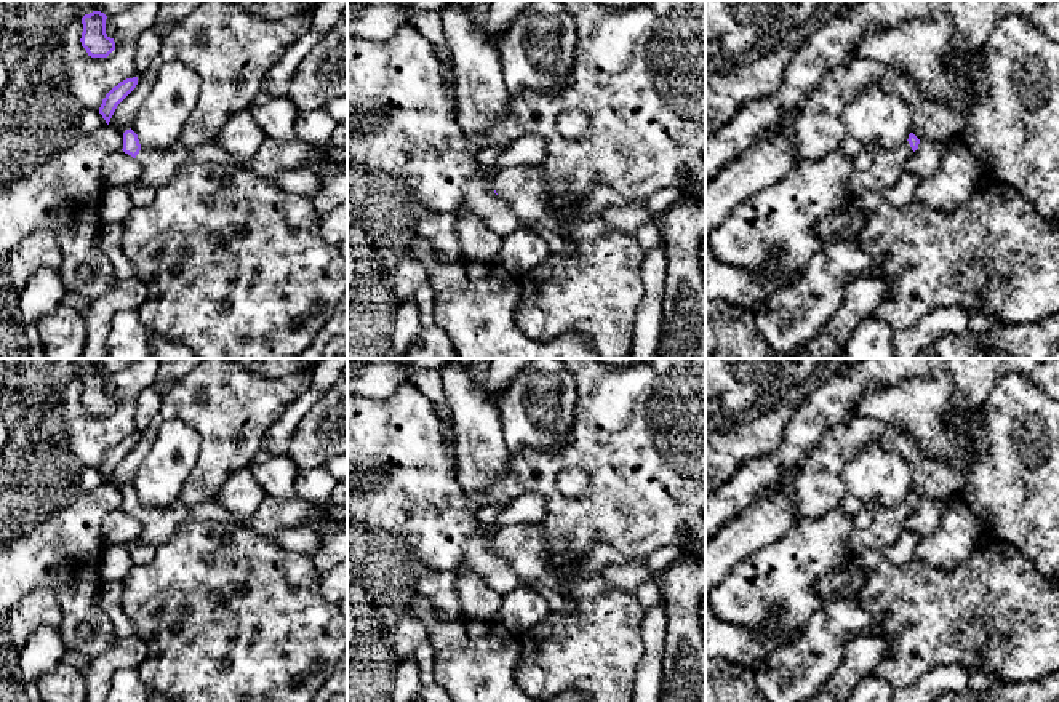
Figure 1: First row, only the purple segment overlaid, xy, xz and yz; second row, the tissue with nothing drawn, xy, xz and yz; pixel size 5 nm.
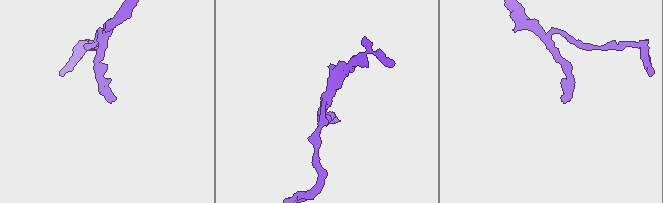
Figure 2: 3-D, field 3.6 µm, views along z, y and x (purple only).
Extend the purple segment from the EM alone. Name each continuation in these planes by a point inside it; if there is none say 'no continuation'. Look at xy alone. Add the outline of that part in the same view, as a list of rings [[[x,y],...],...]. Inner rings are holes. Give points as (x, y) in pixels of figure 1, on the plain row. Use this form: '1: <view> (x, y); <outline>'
1: xy (159, 523); [[[181,499],[170,507],[141,505],[136,513],[142,526],[141,539],[154,547],[168,540],[178,525],[189,517],[189,509]]]

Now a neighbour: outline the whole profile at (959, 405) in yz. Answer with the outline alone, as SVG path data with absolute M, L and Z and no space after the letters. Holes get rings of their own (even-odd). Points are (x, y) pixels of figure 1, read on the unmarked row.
M869 358L853 361L845 369L832 369L825 382L814 384L801 395L792 419L782 432L781 446L773 454L747 459L731 480L705 494L705 539L761 499L789 469L803 465L825 432L857 413L856 406L865 398L870 385L885 384L891 387L899 381L937 373L945 374L953 384L950 411L945 414L947 424L955 413L981 409L995 382L1009 373L1029 377L1049 397L1059 398L1059 358Z

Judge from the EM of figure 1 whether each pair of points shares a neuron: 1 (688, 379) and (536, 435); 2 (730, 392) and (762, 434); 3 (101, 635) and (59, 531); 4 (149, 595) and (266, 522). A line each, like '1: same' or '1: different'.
1: different
2: different
3: same
4: different

